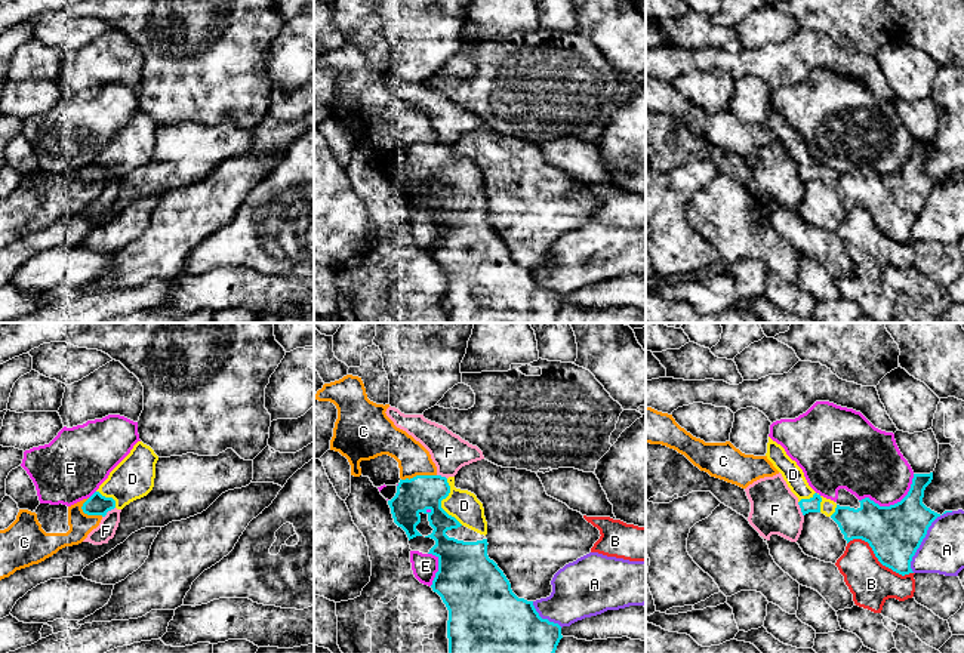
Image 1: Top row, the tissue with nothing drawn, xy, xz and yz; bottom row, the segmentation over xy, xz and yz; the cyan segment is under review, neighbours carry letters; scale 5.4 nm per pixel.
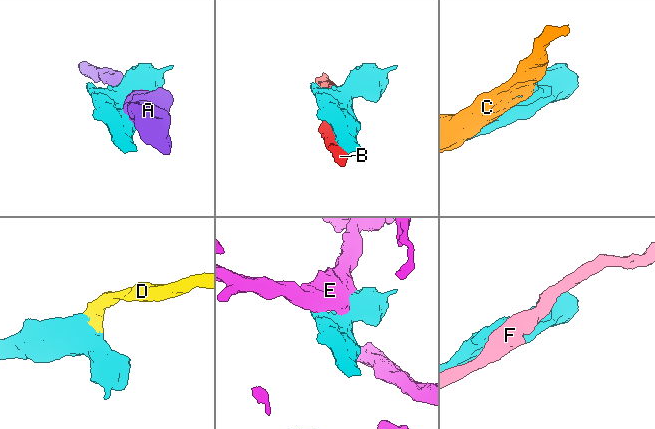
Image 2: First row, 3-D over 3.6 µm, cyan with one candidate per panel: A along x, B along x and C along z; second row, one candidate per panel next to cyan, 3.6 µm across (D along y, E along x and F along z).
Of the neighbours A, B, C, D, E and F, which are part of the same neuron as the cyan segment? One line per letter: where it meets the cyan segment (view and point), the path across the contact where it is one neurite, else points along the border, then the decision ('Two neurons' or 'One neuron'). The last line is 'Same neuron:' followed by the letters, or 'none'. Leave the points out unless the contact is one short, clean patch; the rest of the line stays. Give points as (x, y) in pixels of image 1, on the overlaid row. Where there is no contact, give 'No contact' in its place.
A: Touches cyan at yz (924, 536). Two neurons
B: Touches cyan at yz (877, 557). Two neurons
C: Touches cyan at xz (418, 476). Two neurons
D: Touches cyan at xz (440, 504). Path across: xz (419, 493), (430, 493), (440, 504), (464, 505). One neuron
E: Touches cyan at yz (892, 505). Two neurons
F: Touches cyan at xy (108, 510). Boundary: xy (114, 507), (102, 517). Two neurons
Same neuron: D

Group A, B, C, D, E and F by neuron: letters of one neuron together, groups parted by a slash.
A / B / C / D / E / F

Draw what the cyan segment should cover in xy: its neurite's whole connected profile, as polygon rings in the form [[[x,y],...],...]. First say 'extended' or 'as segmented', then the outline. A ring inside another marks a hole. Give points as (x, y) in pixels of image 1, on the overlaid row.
extended; [[[138,441],[99,489],[83,503],[83,512],[105,517],[108,511],[123,509],[130,502],[147,496],[154,487],[157,461],[158,456],[154,450]]]

